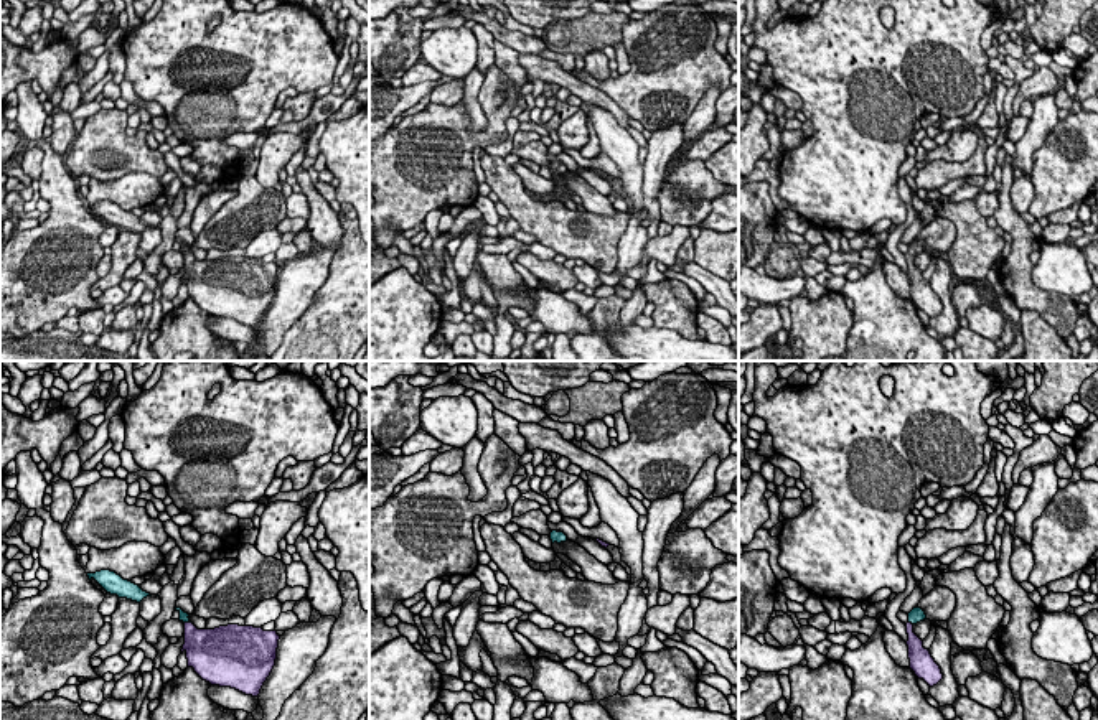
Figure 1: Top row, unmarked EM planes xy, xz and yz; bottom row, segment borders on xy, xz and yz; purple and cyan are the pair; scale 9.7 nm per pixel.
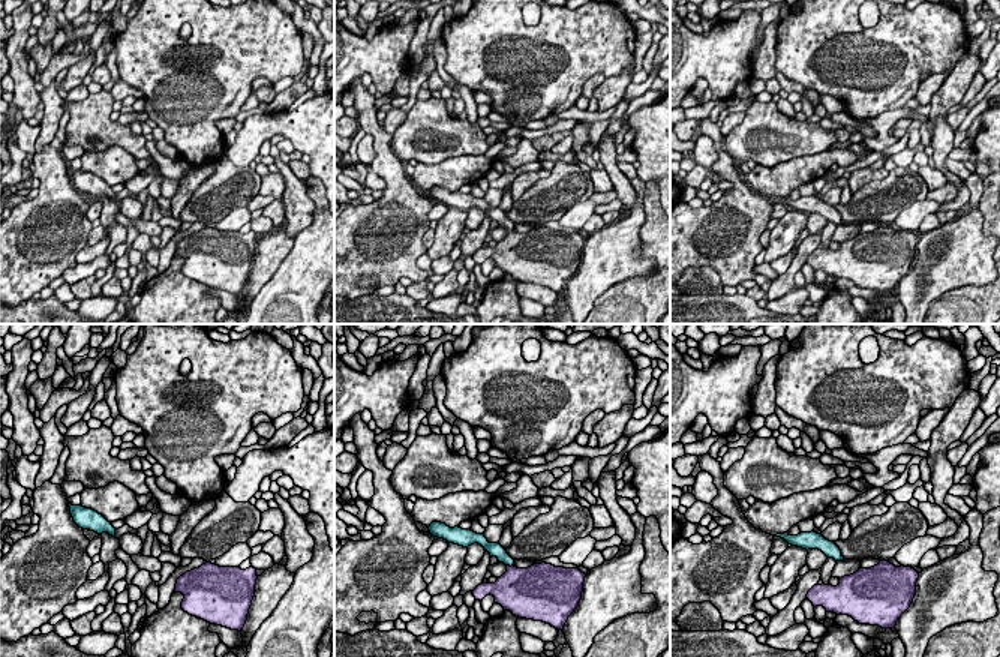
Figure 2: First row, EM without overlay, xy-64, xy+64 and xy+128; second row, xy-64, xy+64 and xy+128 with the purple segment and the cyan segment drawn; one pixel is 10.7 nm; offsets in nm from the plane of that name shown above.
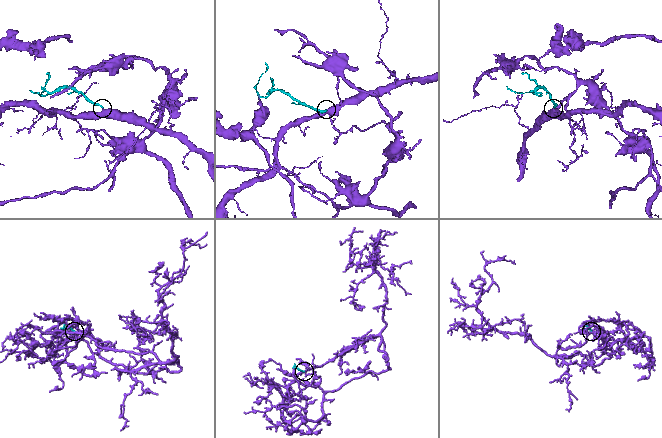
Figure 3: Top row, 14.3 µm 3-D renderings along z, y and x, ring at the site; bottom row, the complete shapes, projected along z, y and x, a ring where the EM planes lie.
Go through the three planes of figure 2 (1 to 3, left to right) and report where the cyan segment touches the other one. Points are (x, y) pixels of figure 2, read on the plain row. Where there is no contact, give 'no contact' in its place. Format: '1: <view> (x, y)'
1: no contact
2: xy+64 (508, 230)
3: no contact

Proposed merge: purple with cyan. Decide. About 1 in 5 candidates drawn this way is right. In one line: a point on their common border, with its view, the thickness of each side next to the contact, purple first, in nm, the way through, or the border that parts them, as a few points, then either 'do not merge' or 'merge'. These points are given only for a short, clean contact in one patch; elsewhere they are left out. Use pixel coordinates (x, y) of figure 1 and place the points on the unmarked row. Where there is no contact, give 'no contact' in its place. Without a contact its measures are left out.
meets purple in yz at (910, 254); 160 nm thick on the purple side, 140 nm on the other; runs through yz (915, 275), (910, 254), (917, 246); merge

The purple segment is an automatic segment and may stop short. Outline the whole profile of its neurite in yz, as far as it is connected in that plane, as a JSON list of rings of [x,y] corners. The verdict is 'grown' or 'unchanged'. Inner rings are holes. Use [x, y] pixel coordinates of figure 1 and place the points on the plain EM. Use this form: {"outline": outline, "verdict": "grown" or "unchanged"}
{"outline": [[[918,237],[908,244],[908,254],[905,255],[908,265],[908,290],[910,300],[915,303],[915,306],[933,318],[943,310],[943,305],[930,282],[923,278],[923,272],[913,264],[913,257],[923,250],[927,250],[927,245]]], "verdict": "grown"}

